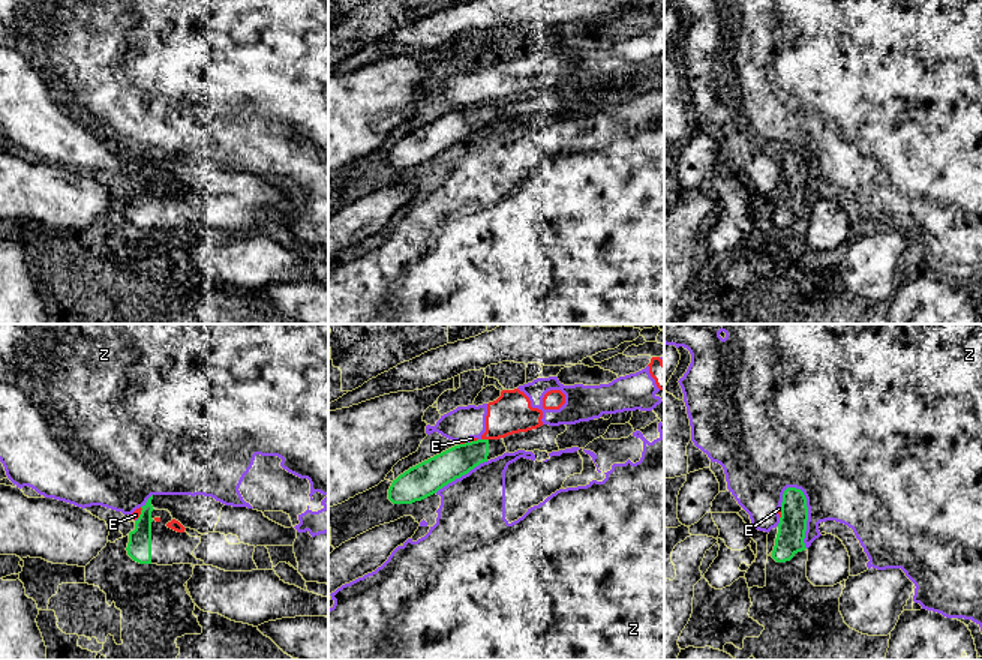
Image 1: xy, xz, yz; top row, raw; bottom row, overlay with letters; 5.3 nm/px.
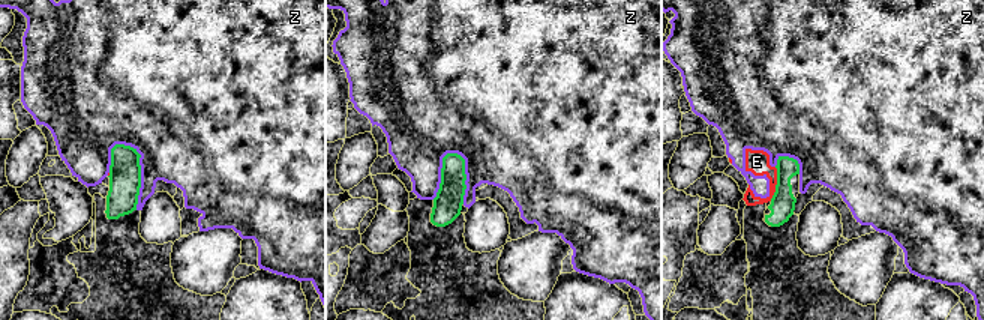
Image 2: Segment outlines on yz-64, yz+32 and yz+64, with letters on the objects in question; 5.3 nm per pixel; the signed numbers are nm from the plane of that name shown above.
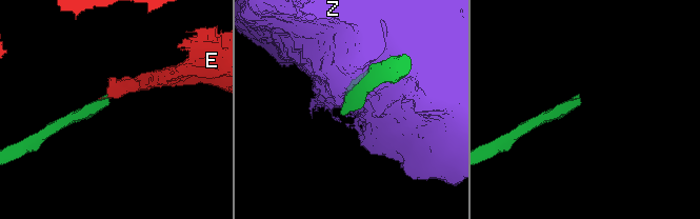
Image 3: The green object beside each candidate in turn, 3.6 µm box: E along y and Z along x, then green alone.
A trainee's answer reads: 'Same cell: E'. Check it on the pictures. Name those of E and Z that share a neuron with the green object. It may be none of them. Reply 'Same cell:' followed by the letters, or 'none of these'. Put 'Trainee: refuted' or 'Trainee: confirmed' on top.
Trainee: refuted
Same cell: none of these

